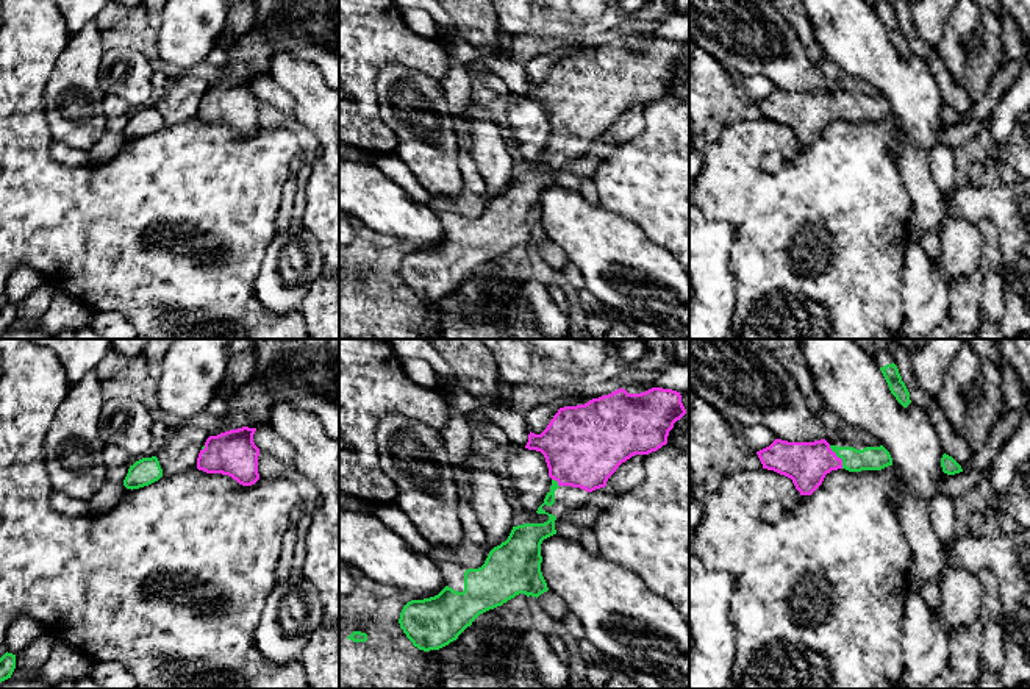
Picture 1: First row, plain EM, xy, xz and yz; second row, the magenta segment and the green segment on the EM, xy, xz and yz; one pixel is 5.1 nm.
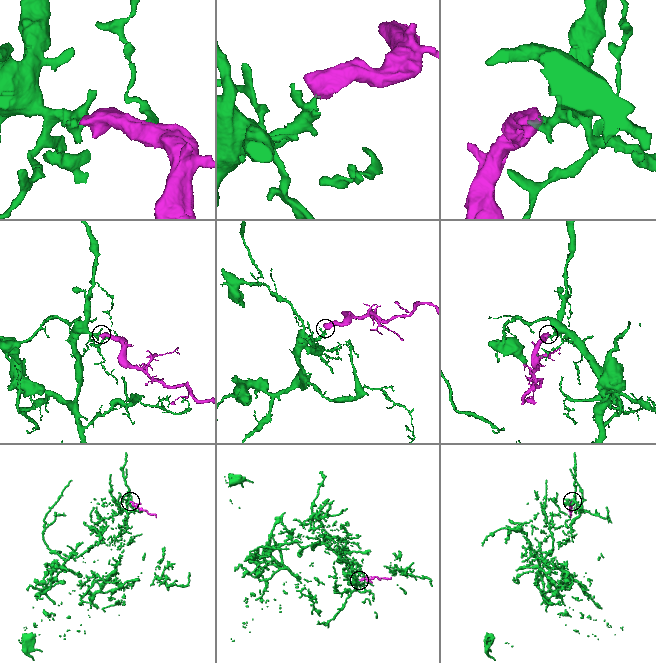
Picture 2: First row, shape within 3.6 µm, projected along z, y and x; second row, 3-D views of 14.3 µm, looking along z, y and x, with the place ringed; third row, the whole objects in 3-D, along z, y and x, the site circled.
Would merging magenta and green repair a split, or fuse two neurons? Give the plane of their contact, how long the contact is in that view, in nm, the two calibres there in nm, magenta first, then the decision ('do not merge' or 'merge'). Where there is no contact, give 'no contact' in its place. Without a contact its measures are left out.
yz | 140 nm | 220/130 nm | merge

